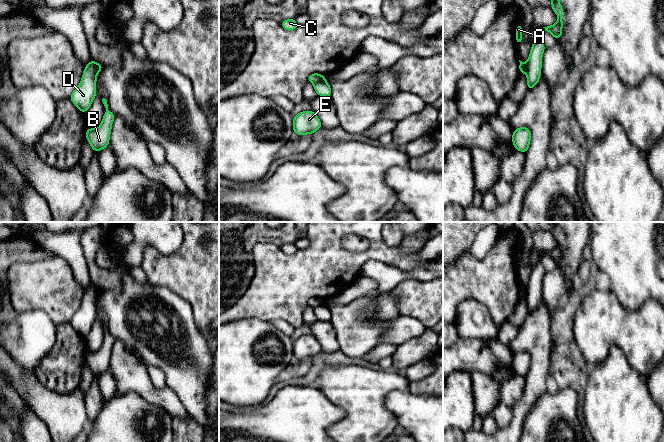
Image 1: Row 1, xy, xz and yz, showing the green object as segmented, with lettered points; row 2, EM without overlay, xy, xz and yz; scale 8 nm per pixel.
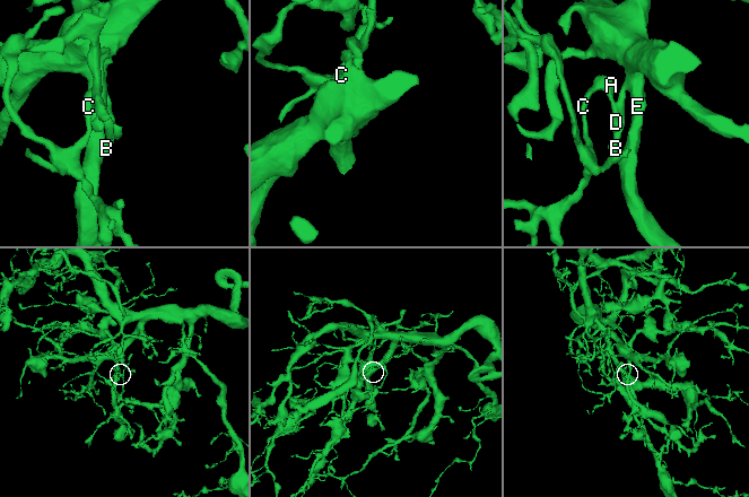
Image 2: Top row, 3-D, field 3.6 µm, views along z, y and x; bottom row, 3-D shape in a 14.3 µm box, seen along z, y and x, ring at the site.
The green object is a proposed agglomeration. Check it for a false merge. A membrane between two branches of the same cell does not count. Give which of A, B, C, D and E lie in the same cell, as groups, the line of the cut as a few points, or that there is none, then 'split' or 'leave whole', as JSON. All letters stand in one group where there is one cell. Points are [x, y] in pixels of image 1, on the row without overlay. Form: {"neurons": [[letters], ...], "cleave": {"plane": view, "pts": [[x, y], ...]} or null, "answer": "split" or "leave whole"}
{"neurons": [["A", "C", "D"], ["B", "E"]], "cleave": {"plane": "xz", "pts": [[324, 302], [314, 308]]}, "answer": "split"}

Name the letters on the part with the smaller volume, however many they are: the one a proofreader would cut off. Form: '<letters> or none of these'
A, C, D

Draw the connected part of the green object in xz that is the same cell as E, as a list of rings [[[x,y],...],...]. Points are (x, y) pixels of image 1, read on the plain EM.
[[[302,335],[293,341],[293,355],[297,359],[312,358],[321,352],[318,340],[312,335]]]

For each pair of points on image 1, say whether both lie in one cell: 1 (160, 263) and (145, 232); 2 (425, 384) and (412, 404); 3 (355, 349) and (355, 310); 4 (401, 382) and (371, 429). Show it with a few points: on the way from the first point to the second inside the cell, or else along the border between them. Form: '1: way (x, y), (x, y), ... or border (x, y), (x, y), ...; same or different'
1: border (175, 250), (162, 255), (145, 247), (141, 265); different
2: border (409, 390), (415, 393), (432, 395); different
3: way (355, 339), (355, 320); same
4: way (387, 386), (371, 402), (371, 415); same

